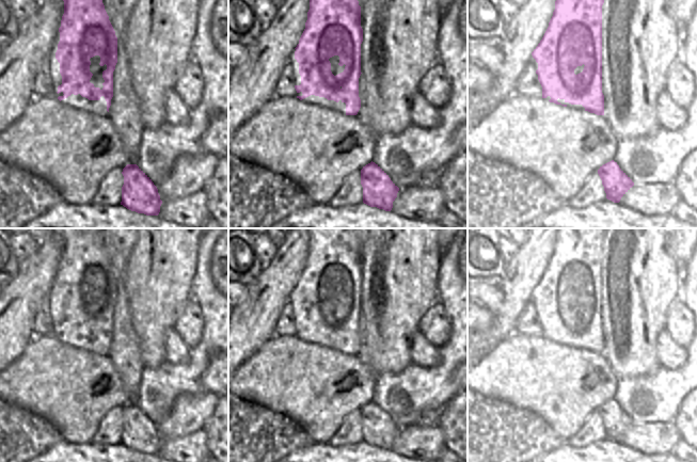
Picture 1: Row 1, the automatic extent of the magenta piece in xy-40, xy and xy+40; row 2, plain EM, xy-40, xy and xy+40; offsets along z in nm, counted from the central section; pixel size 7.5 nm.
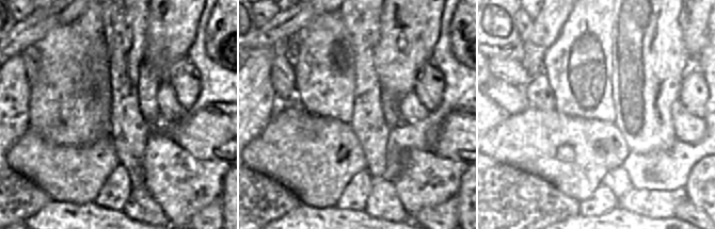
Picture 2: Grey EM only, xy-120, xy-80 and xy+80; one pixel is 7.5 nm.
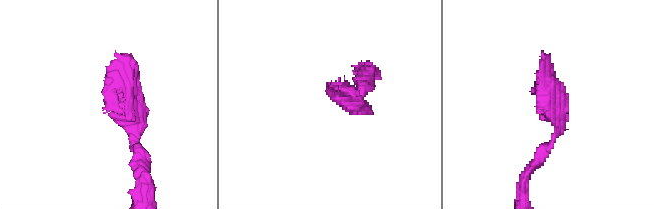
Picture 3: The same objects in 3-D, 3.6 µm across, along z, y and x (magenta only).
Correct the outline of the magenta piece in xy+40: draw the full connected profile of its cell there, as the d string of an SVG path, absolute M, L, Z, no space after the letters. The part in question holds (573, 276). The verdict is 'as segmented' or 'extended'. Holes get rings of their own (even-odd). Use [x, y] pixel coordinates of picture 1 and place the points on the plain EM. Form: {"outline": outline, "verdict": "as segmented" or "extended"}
{"outline": "M558 228L557 238L555 240L555 249L553 255L549 261L549 266L538 283L538 285L532 291L533 297L538 302L538 319L542 325L542 337L551 336L550 341L561 344L557 338L564 338L565 341L571 344L582 344L585 350L595 352L597 354L604 354L604 334L602 332L602 244L604 242L604 234L606 228Z", "verdict": "as segmented"}

